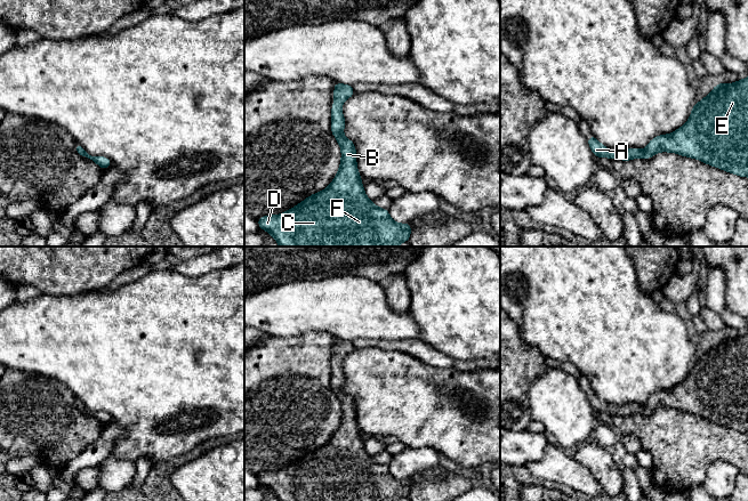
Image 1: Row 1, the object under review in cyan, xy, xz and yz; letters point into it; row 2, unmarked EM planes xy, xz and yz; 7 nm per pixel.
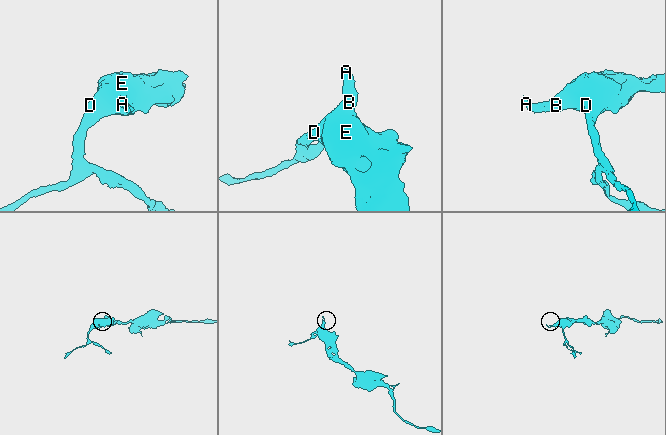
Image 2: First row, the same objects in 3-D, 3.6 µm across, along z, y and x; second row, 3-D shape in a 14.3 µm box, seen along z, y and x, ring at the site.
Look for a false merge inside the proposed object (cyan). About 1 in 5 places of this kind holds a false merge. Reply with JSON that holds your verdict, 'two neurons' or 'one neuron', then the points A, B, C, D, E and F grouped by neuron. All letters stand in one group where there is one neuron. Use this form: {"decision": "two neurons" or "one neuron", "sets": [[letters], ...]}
{"decision": "one neuron", "sets": [["A", "B", "C", "D", "E", "F"]]}

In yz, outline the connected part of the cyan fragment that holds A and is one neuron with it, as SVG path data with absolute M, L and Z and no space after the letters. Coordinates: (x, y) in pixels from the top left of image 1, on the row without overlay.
M748 332L730 340L717 338L710 349L694 359L683 382L651 395L644 406L611 406L594 390L587 396L596 413L629 417L671 407L748 433Z

